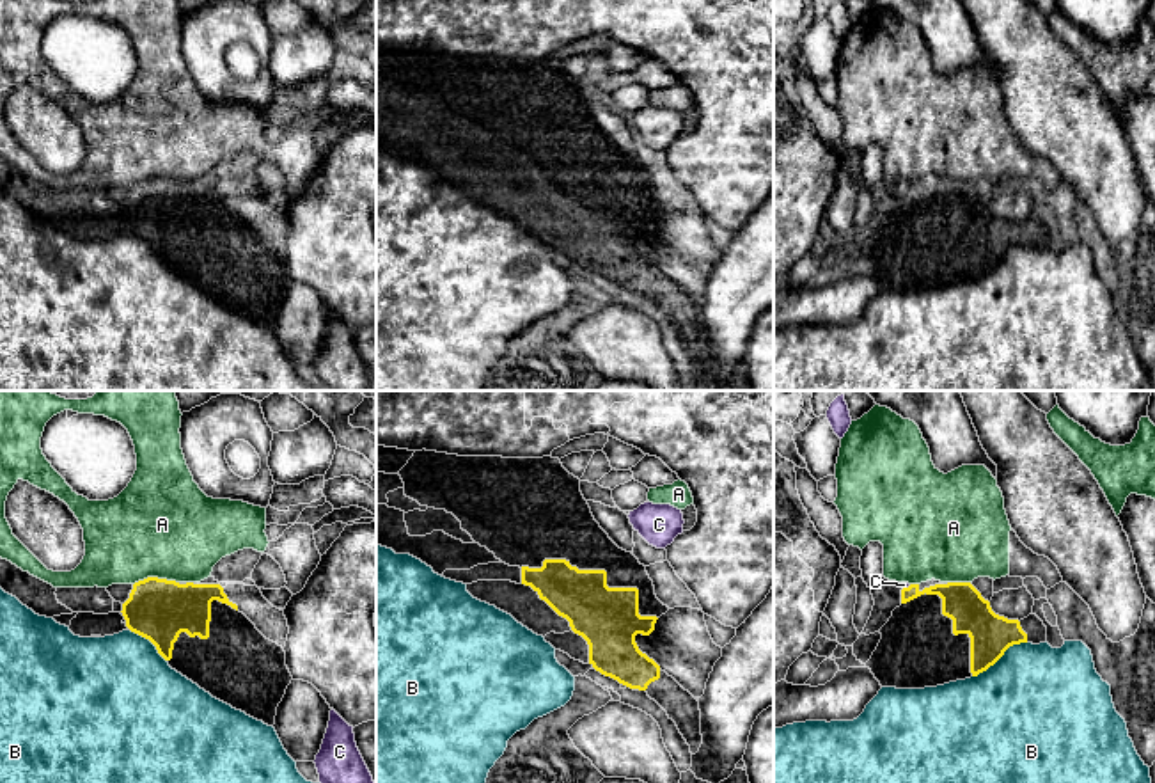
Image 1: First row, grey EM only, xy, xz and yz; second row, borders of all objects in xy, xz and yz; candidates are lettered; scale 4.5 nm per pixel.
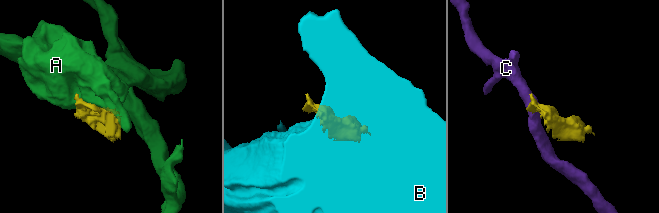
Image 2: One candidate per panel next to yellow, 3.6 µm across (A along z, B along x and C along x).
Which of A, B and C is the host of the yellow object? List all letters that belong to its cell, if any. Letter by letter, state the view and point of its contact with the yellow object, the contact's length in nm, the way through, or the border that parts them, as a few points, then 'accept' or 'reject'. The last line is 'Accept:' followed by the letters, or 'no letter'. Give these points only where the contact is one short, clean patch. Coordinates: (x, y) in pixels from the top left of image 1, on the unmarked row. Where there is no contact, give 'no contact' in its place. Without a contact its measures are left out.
A: meets yellow in xy at (155, 180); contact 200 nm long; border along xy (178, 183), (144, 180), (133, 187); reject
B: meets yellow in yz at (999, 260); contact 300 nm long; reject
C: meets yellow in yz at (909, 189); contact 40 nm long; border along yz (911, 187), (903, 190); reject
Accept: no letter

